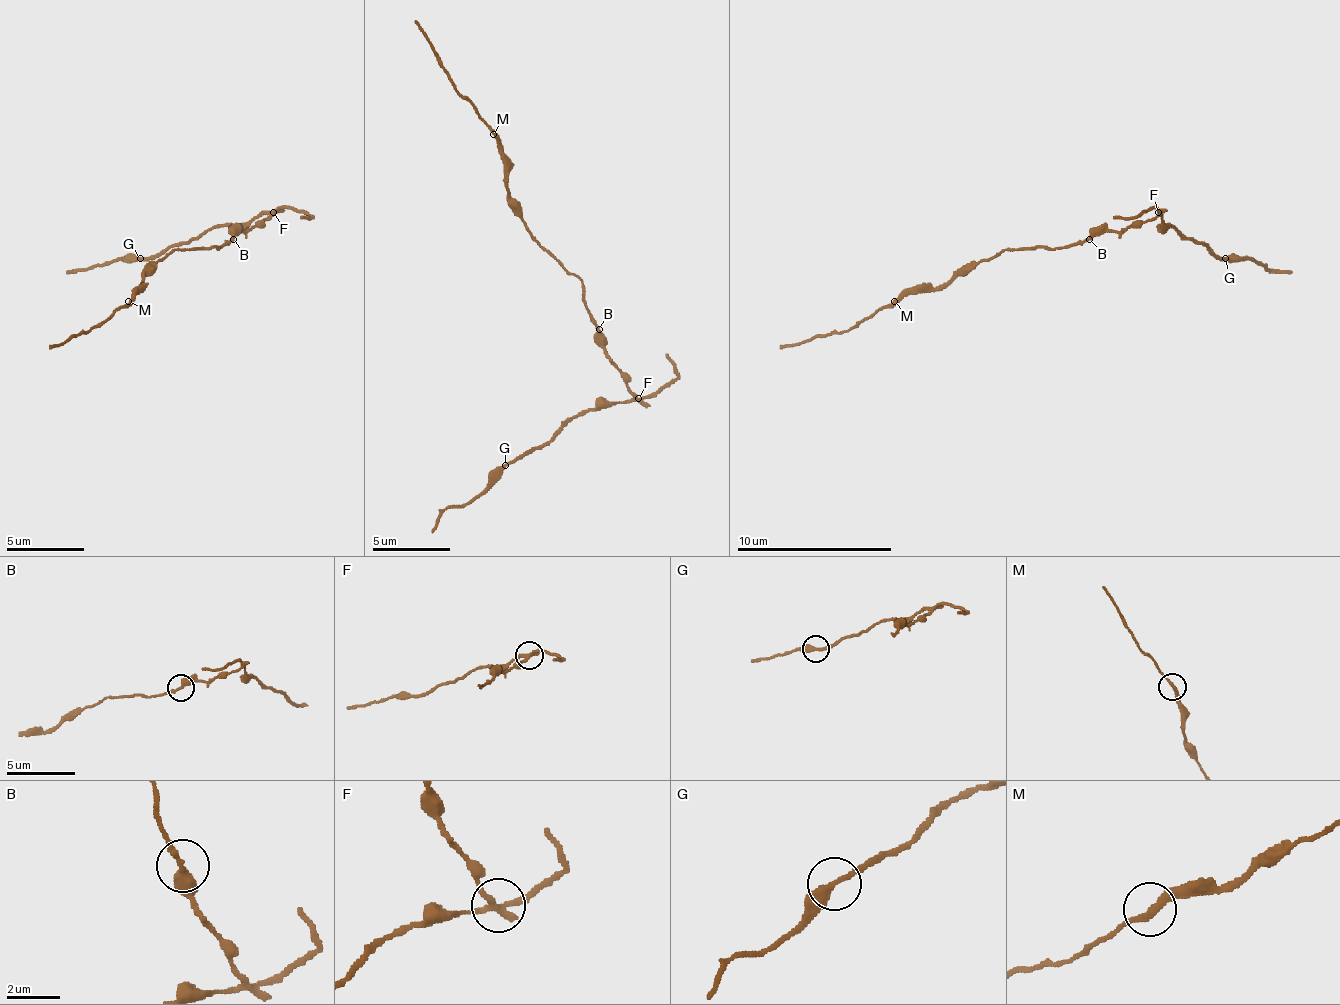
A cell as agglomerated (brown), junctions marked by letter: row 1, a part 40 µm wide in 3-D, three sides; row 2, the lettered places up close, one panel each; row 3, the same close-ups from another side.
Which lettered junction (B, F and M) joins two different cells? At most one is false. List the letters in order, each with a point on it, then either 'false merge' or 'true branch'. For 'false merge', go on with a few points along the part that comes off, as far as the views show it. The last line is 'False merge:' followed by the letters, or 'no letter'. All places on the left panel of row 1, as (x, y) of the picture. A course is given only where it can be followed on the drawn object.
B: (233, 239) | true branch
F: (273, 212) | false merge | (272, 211), (214, 227), (147, 258), (105, 262), (66, 274)
M: (128, 301) | true branch
False merge: F

